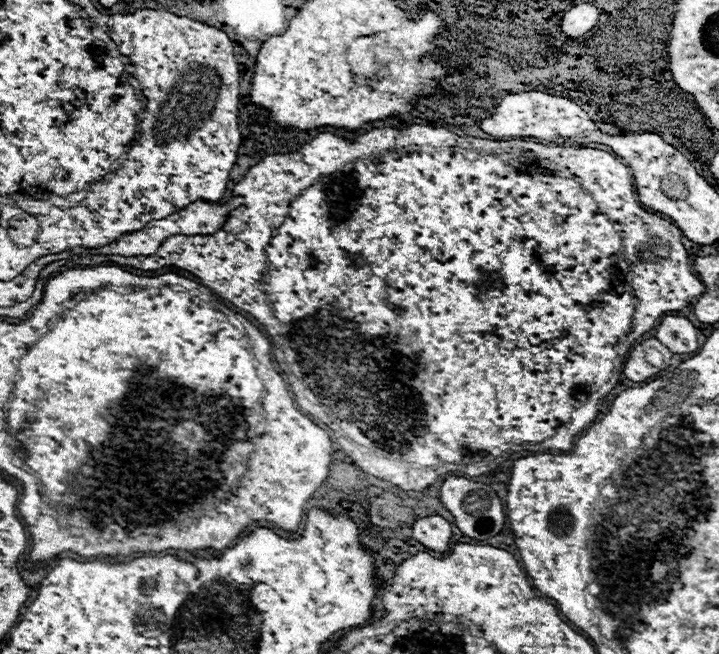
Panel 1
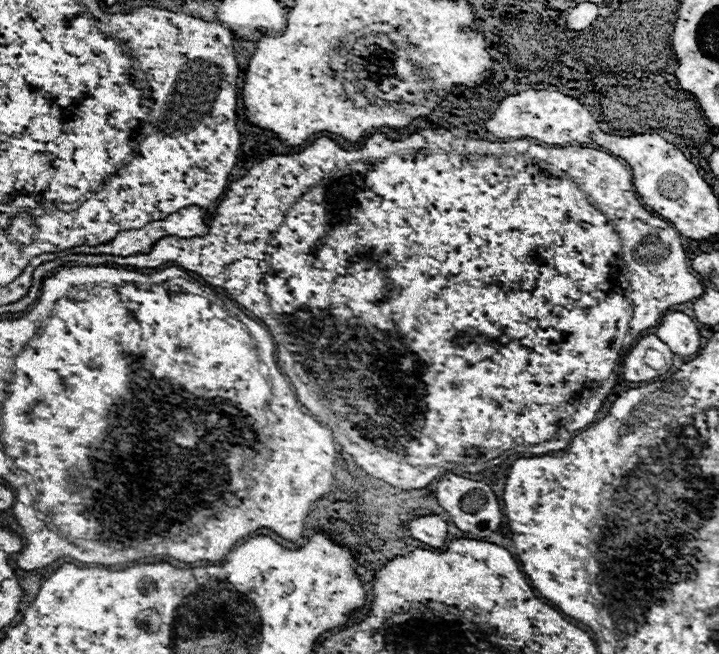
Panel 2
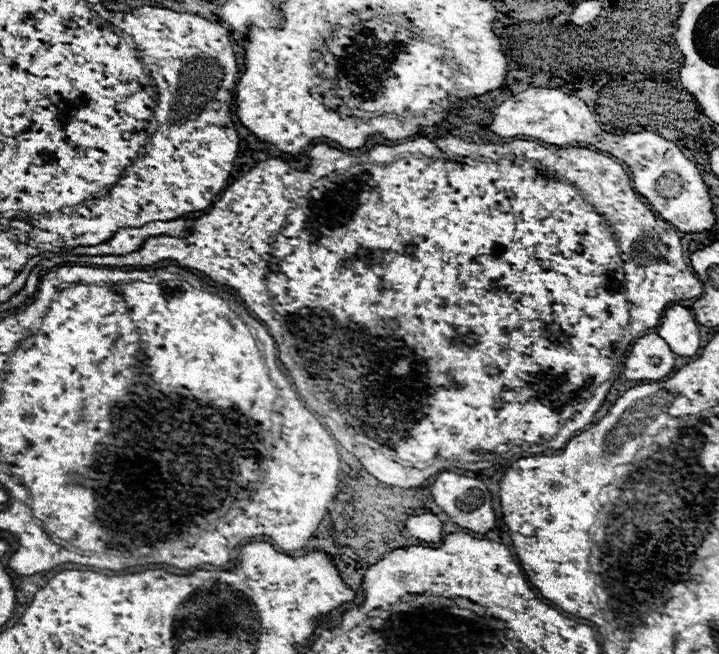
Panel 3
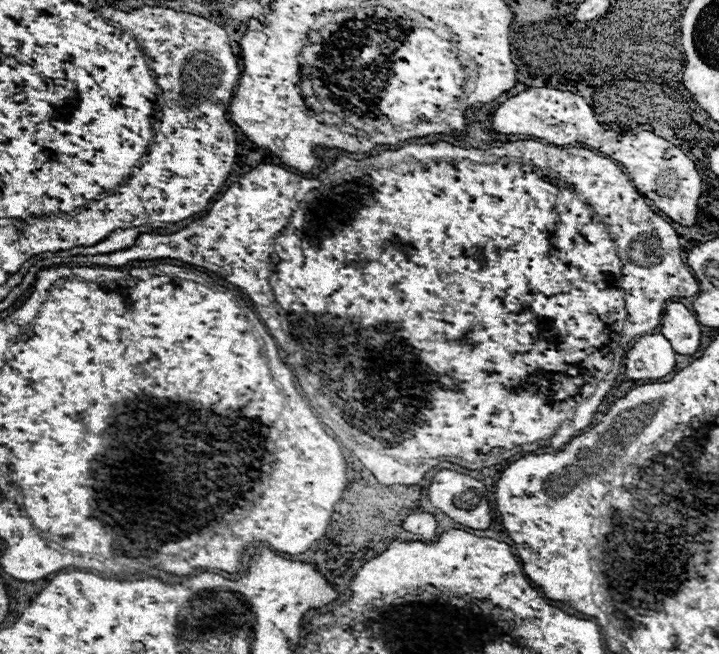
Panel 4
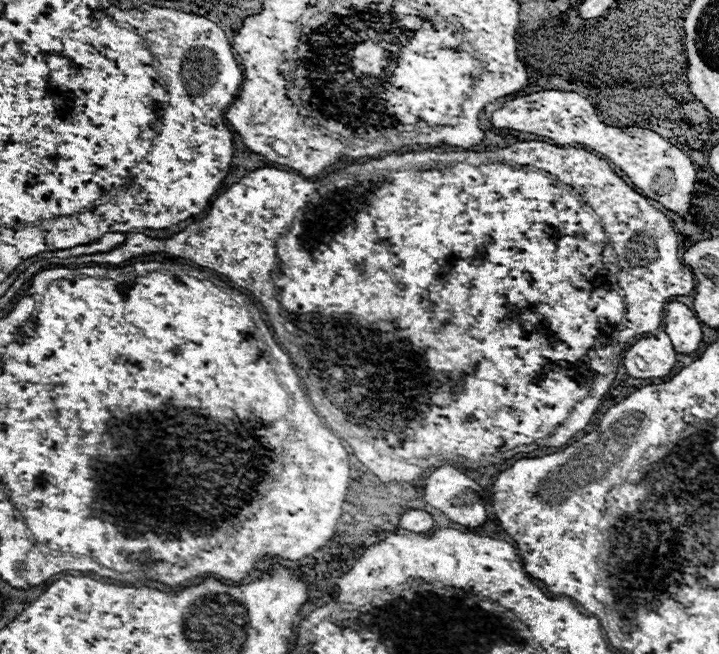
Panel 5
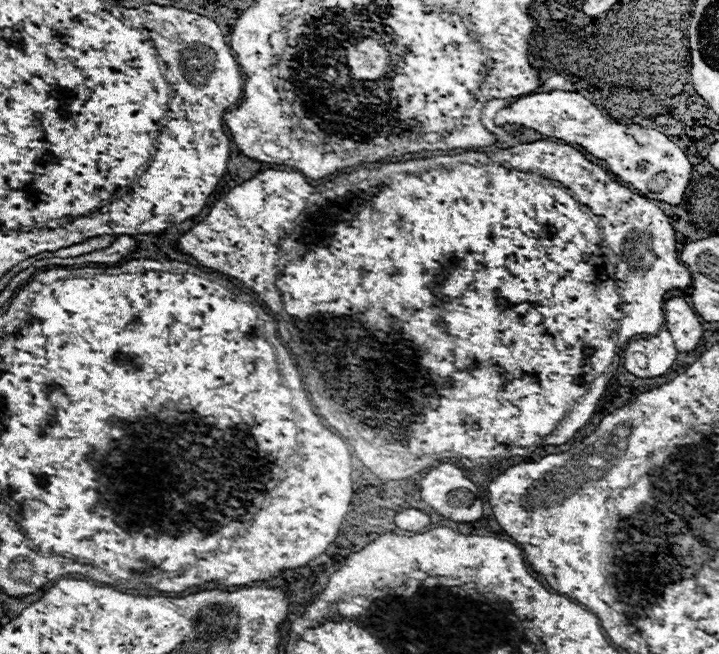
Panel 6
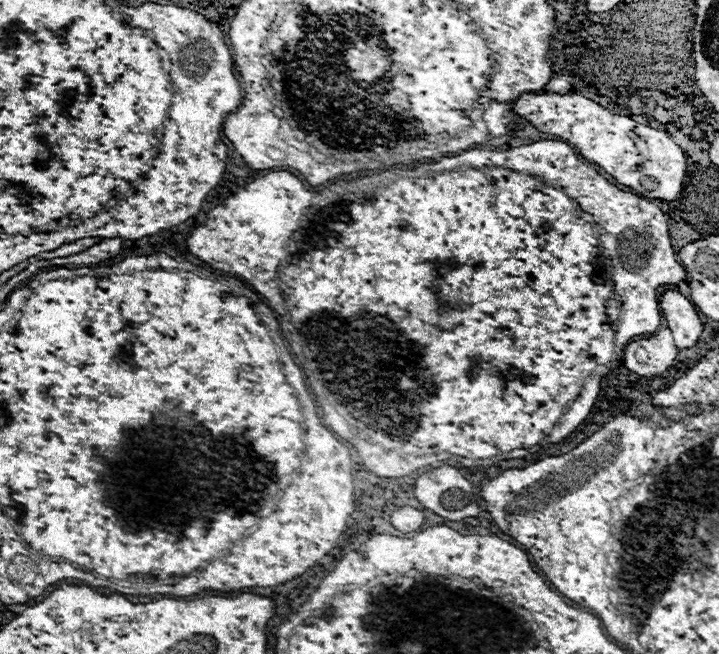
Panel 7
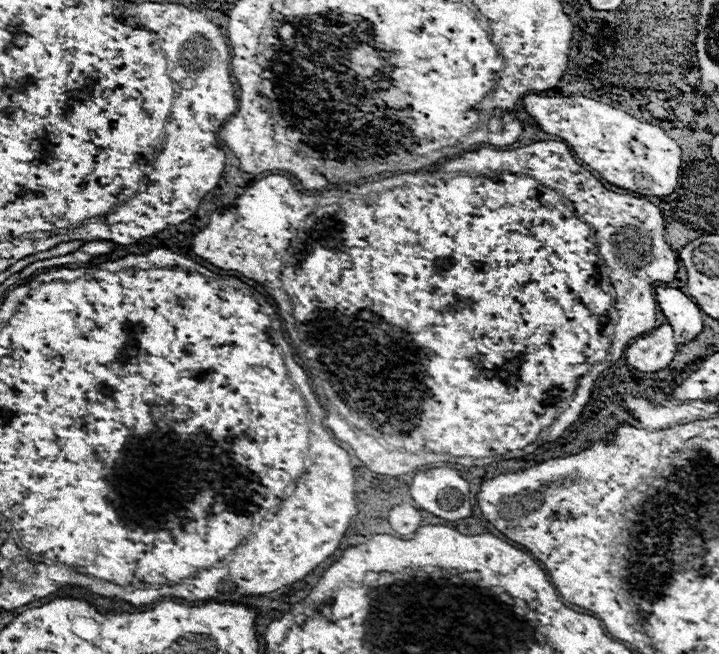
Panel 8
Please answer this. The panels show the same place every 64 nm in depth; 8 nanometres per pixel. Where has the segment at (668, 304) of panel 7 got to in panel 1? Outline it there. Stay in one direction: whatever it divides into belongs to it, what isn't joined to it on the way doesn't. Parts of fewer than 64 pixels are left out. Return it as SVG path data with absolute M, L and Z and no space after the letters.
M664 316L656 330L656 338L674 354L690 354L698 350L696 328L684 316Z

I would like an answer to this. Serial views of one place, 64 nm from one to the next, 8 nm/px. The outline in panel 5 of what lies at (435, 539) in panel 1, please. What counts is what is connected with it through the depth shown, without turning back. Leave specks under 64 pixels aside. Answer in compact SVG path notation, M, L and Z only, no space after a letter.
M408 510L400 516L400 528L404 530L410 530L410 532L416 532L416 534L426 534L432 526L434 526L434 520L428 512L422 512L422 510Z

